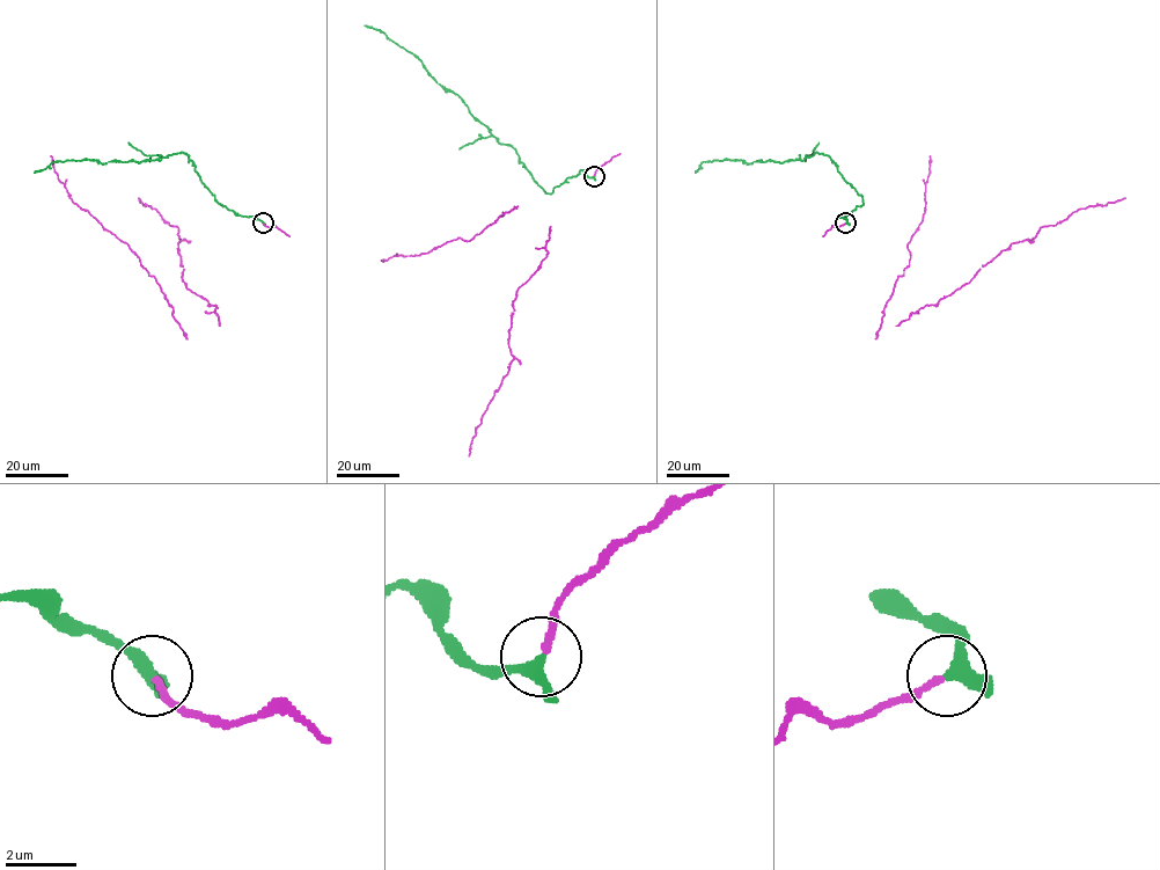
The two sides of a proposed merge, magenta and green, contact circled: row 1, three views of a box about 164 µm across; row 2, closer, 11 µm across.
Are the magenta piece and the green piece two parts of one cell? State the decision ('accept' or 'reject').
accept

